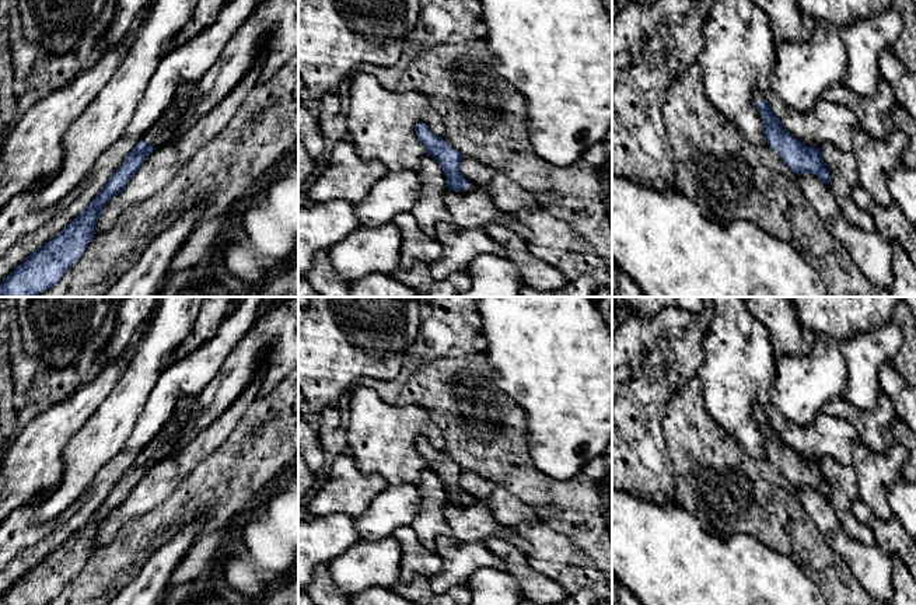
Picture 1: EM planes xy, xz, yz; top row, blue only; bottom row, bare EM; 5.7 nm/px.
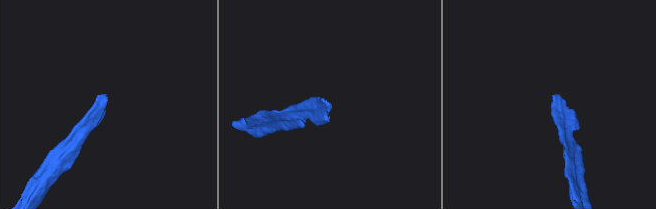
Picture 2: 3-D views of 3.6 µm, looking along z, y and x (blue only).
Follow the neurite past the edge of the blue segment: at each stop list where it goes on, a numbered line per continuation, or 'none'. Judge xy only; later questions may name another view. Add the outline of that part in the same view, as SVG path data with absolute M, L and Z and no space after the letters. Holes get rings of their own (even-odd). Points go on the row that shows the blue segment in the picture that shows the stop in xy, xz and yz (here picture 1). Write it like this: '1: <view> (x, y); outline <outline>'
1: xy (164, 129); outline M183 84L179 88L176 101L168 108L162 116L151 126L151 129L141 137L144 143L154 148L167 144L175 134L182 113L186 111L197 84Z

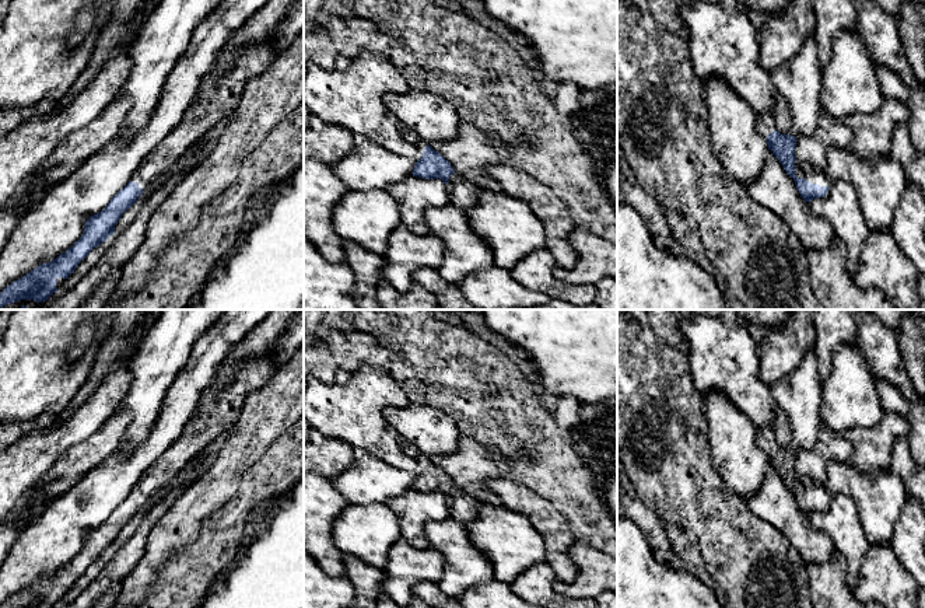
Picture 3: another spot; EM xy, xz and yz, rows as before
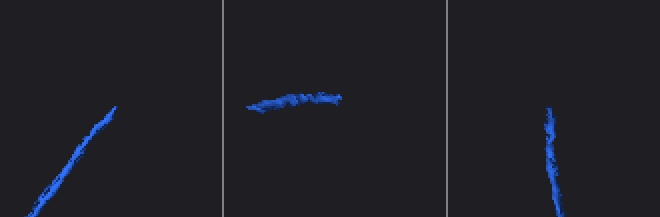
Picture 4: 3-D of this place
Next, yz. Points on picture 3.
1: yz (815, 175); outline M795 161L796 172L795 175L798 178L805 178L810 184L817 184L820 186L831 186L831 181L827 178L824 170L814 168L810 164L803 164L799 161Z

